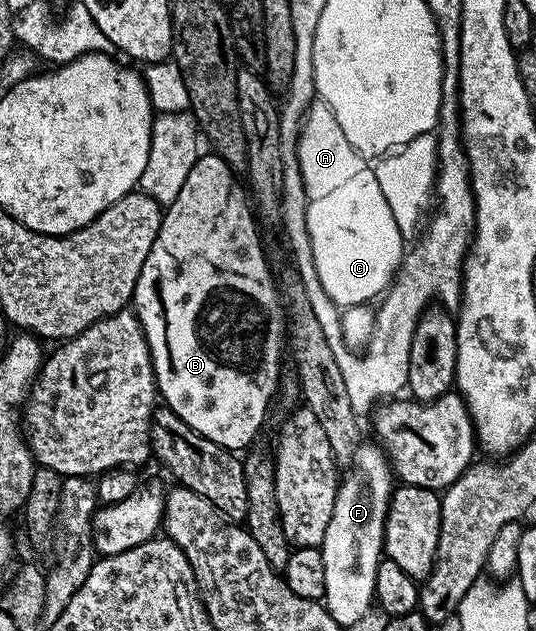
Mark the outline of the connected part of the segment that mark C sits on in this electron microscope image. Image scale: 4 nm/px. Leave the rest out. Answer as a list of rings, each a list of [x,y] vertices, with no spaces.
[[[359,173],[330,194],[306,204],[312,257],[324,292],[338,308],[372,302],[391,284],[404,257],[399,254],[399,225],[371,173]]]

